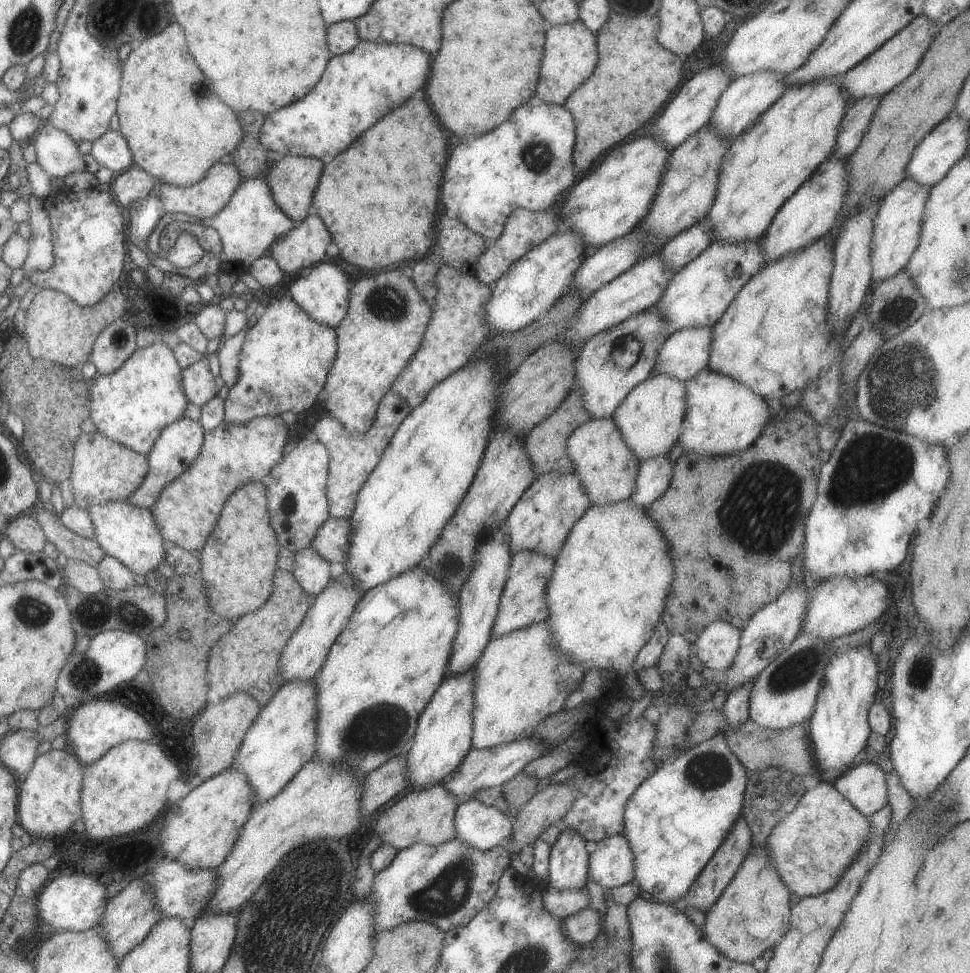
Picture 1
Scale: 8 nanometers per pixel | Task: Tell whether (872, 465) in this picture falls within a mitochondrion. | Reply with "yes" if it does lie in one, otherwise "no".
yes

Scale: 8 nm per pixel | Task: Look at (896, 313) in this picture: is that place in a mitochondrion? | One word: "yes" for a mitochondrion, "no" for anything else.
yes

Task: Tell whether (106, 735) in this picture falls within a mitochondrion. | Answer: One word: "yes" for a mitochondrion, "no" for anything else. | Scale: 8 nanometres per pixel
no

